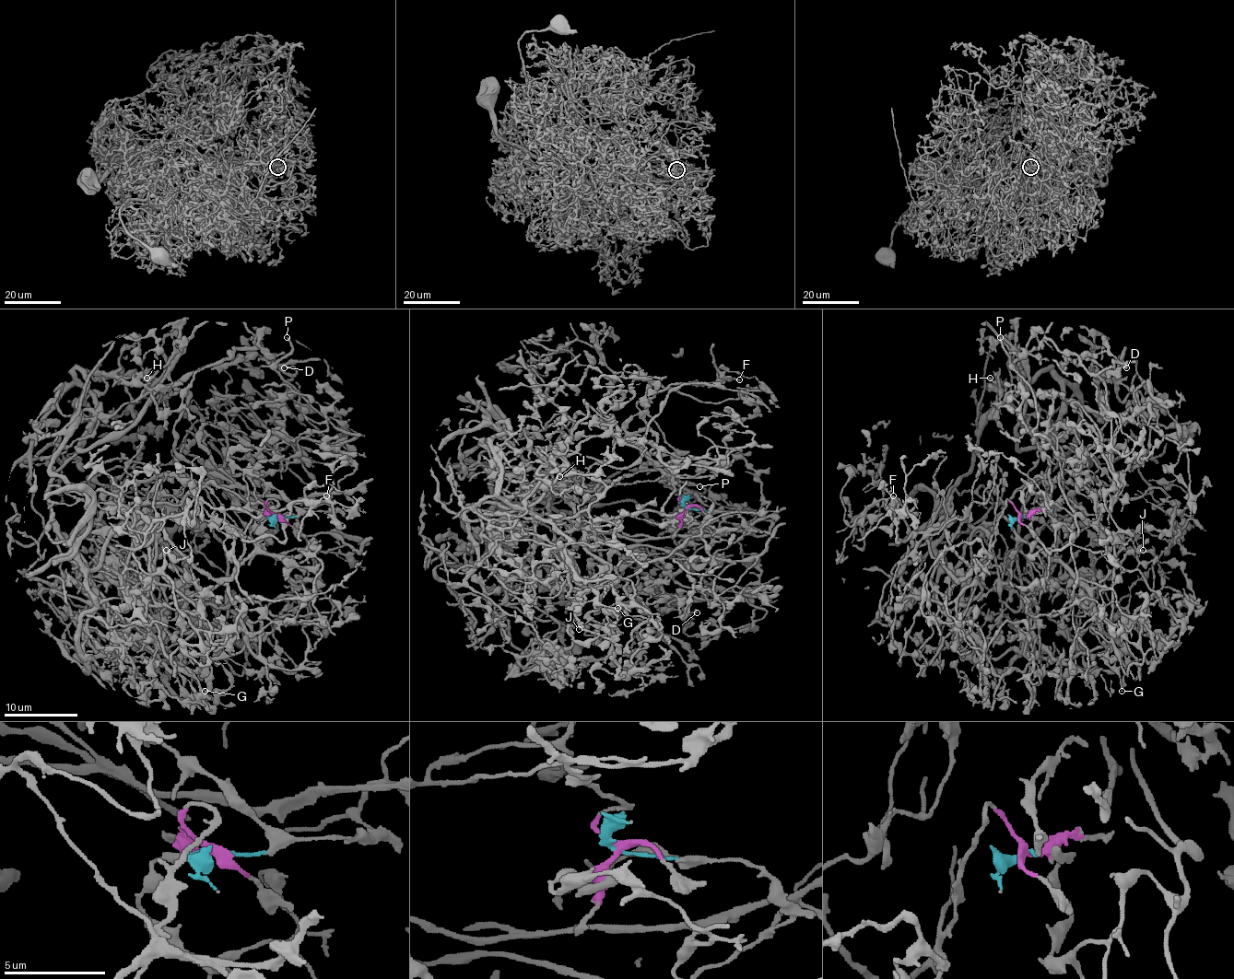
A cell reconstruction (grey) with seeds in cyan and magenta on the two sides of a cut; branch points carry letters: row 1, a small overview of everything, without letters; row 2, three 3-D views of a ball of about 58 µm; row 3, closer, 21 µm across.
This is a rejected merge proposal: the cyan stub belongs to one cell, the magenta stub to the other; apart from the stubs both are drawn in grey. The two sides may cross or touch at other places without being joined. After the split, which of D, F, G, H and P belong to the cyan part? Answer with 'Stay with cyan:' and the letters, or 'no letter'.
Stay with cyan: D, G, H, P

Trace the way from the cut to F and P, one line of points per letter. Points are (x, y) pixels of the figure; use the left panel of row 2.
F: (273, 516), (269, 499), (276, 508), (236, 567), (243, 547), (232, 529), (282, 541), (289, 506), (326, 495)
P: (273, 516), (335, 508), (278, 514), (201, 474), (174, 448), (172, 388), (256, 336), (286, 355), (286, 336)

